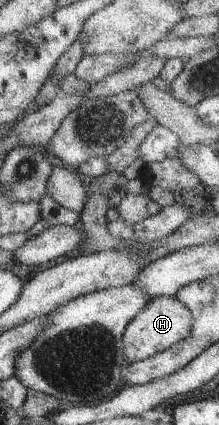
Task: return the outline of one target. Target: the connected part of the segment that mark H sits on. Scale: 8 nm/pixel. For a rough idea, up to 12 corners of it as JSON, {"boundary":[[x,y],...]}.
{"boundary":[[152,297],[123,333],[127,364],[190,335],[192,312]]}

